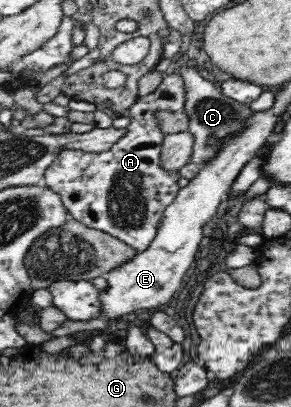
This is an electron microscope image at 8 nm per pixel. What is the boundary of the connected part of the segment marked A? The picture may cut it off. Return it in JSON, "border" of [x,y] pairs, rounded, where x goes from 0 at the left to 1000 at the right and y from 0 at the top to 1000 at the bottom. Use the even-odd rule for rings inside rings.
{"border":[[[605,174],[598,182],[564,184],[560,201],[526,229],[474,238],[443,263],[454,300],[436,312],[436,332],[395,351],[375,371],[361,376],[313,376],[268,366],[216,364],[192,381],[186,398],[158,415],[151,435],[158,452],[175,467],[196,472],[234,521],[254,538],[313,563],[357,568],[388,582],[423,590],[436,602],[485,619],[536,580],[560,521],[588,504],[619,467],[608,457],[612,425],[570,428],[550,403],[550,376],[567,332],[543,314],[526,275],[536,268],[581,273],[622,273],[632,246],[632,194]]]}

